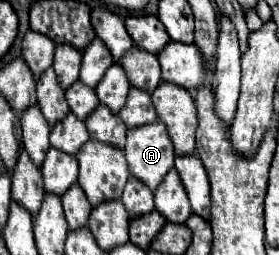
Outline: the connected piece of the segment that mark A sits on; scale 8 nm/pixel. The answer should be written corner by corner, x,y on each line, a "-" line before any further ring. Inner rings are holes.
162,121
128,129
124,153
130,173
146,183
152,191
174,167
174,145

